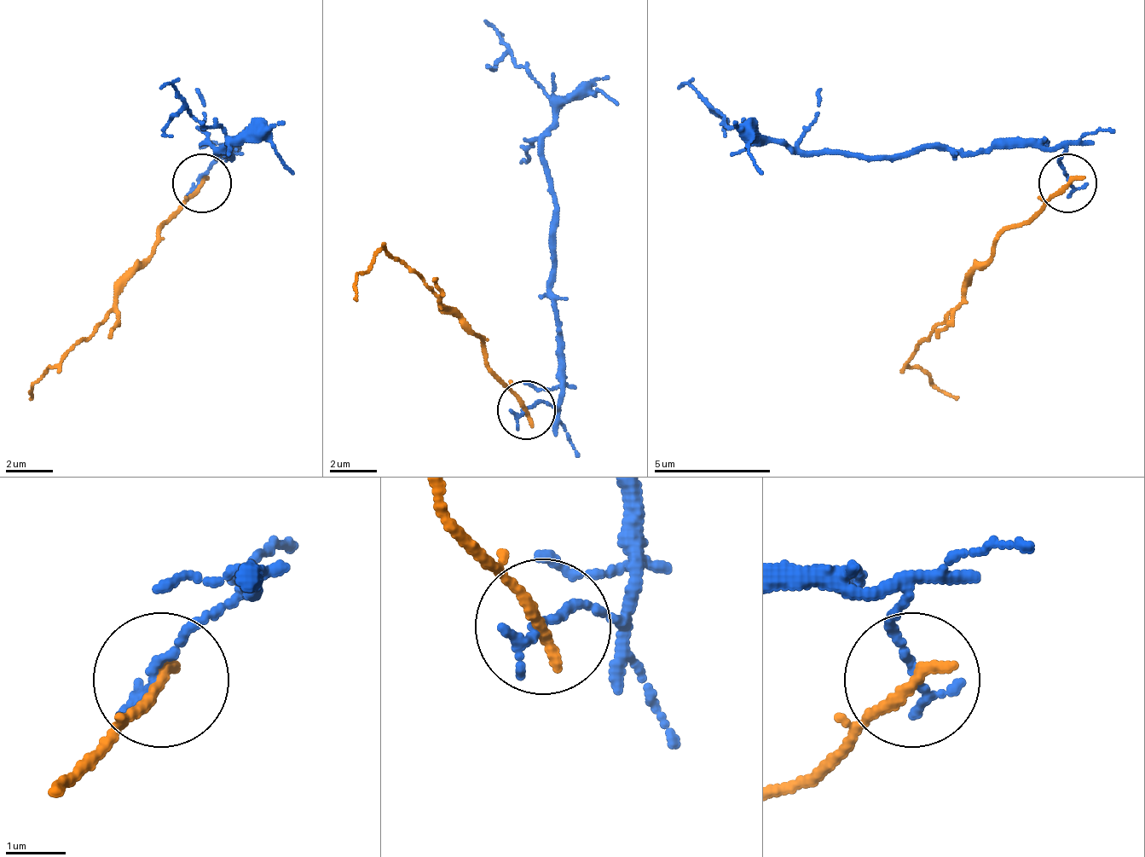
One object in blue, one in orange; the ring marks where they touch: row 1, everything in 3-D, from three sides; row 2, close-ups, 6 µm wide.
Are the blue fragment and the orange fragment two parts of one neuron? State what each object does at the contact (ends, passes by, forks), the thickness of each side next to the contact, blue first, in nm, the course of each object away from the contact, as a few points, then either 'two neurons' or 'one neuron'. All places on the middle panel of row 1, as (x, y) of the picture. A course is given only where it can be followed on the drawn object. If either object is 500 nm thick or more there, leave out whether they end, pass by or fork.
blue ends; orange ends; calibres 170 and 220 nm; course blue (524, 408), (560, 402), (548, 162), (542, 133), (554, 103), (524, 74), (483, 21); course orange (524, 408), (495, 379), (483, 344), (442, 297), (401, 262), (378, 256), (355, 280), (355, 303); two neurons

